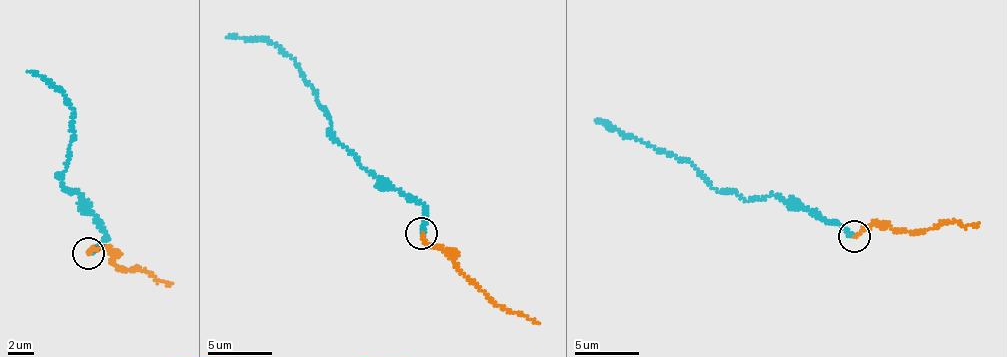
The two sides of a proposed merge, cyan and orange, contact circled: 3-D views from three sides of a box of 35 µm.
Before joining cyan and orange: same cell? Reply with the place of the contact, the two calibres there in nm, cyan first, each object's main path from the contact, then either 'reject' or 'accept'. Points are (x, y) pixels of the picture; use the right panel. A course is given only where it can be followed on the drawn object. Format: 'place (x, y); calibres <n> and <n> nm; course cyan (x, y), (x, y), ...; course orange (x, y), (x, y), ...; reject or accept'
place (854, 236); calibres 220 and 160 nm; course cyan (853, 237), (775, 195), (745, 201), (723, 192), (689, 162), (597, 121); course orange (853, 237), (870, 224), (906, 231), (948, 223), (979, 222); accept

